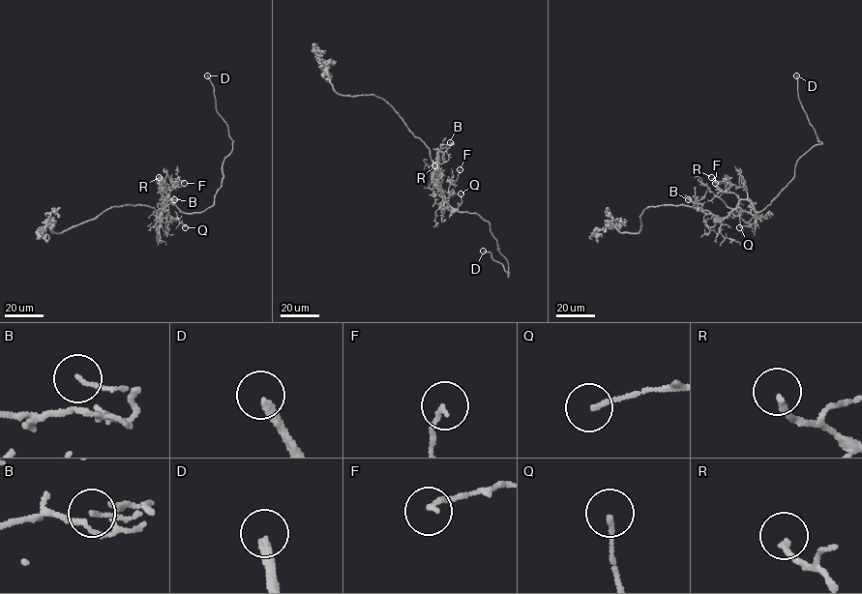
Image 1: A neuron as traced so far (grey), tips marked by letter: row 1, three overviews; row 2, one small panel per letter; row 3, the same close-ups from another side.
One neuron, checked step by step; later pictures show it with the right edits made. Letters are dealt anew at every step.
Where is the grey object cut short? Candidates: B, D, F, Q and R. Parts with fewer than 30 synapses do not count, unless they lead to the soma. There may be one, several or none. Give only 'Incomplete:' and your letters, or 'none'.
Incomplete: D

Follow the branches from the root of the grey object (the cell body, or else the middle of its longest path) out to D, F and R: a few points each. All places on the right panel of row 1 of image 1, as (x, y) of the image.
D: (728, 214), (741, 199), (760, 212), (793, 177), (796, 161), (821, 143), (799, 100), (796, 75)
F: (728, 214), (740, 200), (747, 197), (746, 191), (729, 184), (727, 179), (715, 183)
R: (728, 214), (737, 207), (738, 197), (733, 193), (721, 192), (711, 177)

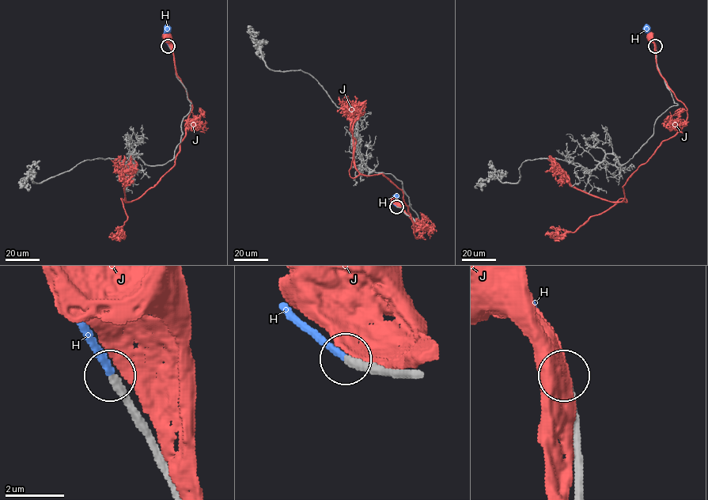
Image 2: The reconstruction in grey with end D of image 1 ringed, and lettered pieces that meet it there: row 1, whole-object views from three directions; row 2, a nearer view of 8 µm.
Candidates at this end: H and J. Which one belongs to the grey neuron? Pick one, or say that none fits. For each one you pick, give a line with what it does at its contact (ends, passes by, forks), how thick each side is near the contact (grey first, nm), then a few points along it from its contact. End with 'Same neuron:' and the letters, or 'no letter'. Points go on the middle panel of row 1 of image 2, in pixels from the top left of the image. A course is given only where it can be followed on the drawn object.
H: It ends there. Thickness 300 nm (grey) against 240 nm. Its course: (396, 206), (391, 202), (395, 197)
Same neuron: H

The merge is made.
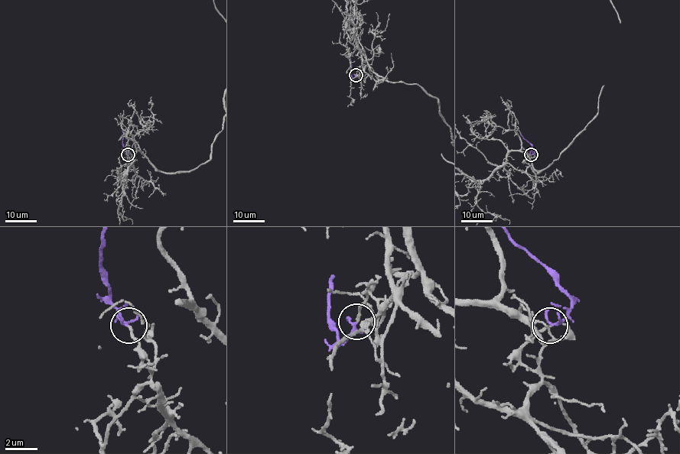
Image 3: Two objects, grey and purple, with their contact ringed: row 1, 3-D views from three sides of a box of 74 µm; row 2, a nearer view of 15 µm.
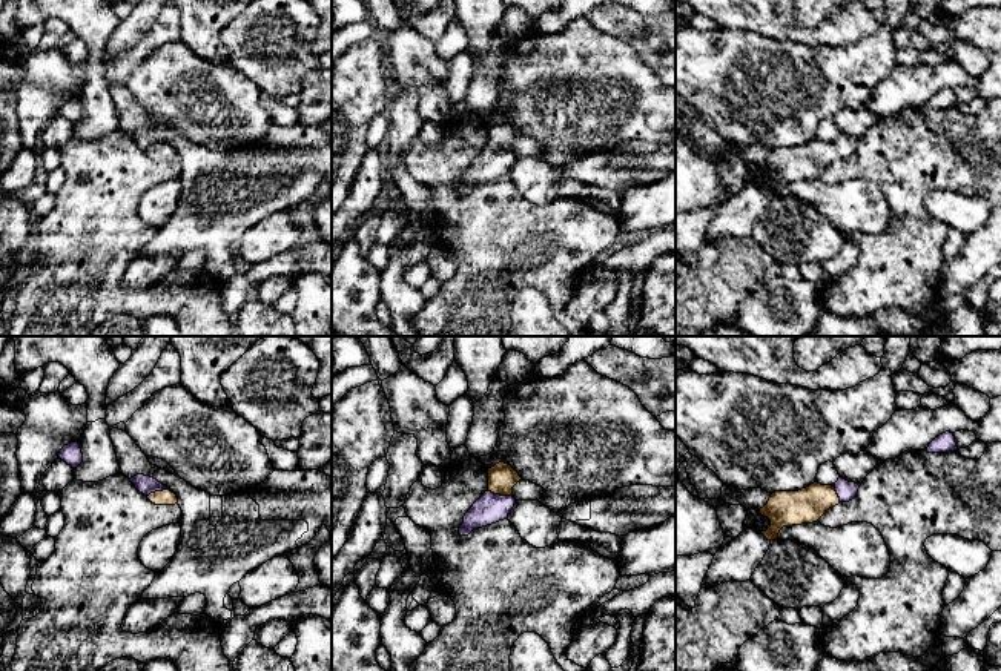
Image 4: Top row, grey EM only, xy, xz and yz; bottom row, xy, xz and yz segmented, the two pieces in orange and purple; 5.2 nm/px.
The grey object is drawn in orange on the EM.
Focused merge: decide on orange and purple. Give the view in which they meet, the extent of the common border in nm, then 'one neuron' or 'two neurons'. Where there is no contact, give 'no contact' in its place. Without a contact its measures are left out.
xz | 130 nm | one neuron

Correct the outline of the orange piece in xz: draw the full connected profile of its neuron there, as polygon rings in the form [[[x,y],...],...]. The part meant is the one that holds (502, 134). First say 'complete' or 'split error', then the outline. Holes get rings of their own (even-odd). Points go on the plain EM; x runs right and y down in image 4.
split error | [[[505,118],[488,124],[488,146],[465,169],[459,190],[468,192],[473,186],[508,175],[516,160],[513,143],[519,137],[519,129]]]

